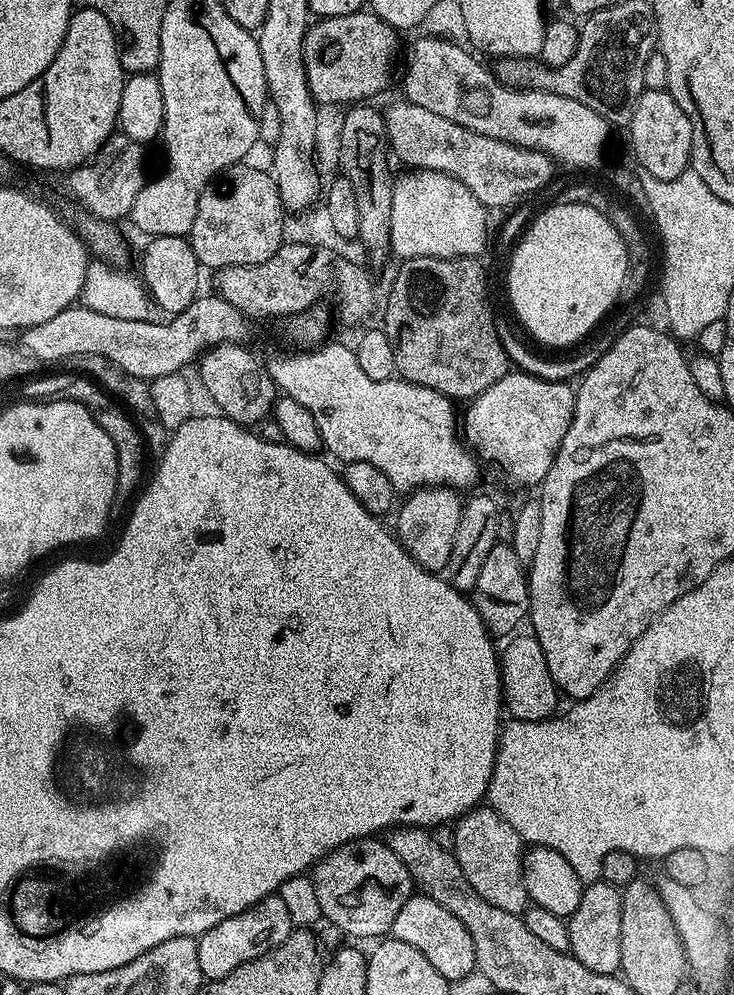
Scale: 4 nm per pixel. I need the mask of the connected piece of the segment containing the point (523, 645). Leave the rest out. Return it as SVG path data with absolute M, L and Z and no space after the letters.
M513 635L507 641L509 644L499 653L503 707L513 720L526 722L549 720L551 716L557 715L556 703L562 700L561 693L546 666L546 654L542 654L542 646L537 642L535 635L520 635Z

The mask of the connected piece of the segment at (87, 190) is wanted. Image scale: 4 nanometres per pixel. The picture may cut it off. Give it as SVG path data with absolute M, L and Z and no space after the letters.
M113 134L86 164L71 169L63 177L68 192L86 208L91 217L97 220L120 222L127 217L134 206L134 198L138 198L138 190L146 183L144 176L145 145L134 142L123 134Z

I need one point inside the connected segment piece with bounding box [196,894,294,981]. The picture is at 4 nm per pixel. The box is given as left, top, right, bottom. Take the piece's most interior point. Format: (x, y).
(239, 939)

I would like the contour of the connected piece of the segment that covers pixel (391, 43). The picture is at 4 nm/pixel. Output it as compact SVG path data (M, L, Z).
M361 10L354 14L342 14L341 16L325 16L317 19L315 23L309 27L306 38L304 39L304 70L306 74L306 82L308 83L308 90L312 95L313 101L317 105L323 104L344 104L343 106L351 105L353 102L363 101L365 98L372 98L368 96L376 96L388 84L388 63L392 60L392 51L396 48L396 36L398 36L397 29L392 28L382 18L378 18L376 13L371 10Z

